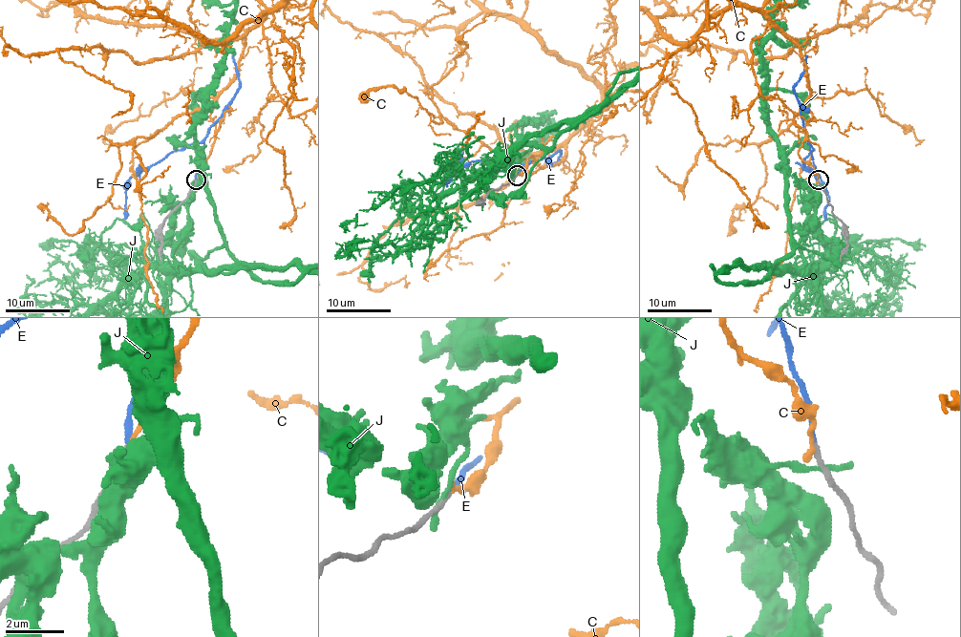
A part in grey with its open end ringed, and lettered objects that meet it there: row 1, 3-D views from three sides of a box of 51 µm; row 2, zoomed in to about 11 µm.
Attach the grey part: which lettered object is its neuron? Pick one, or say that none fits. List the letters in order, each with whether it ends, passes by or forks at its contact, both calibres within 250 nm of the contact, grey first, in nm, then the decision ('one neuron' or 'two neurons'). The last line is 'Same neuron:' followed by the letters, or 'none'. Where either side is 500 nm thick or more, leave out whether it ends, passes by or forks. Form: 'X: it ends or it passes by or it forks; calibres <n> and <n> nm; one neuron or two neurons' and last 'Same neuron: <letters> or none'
C: it ends; calibres 170 and 180 nm; two neurons
E: it ends; calibres 160 and 160 nm; one neuron
J: it ends; calibres 240 and 200 nm; two neurons
Same neuron: E

